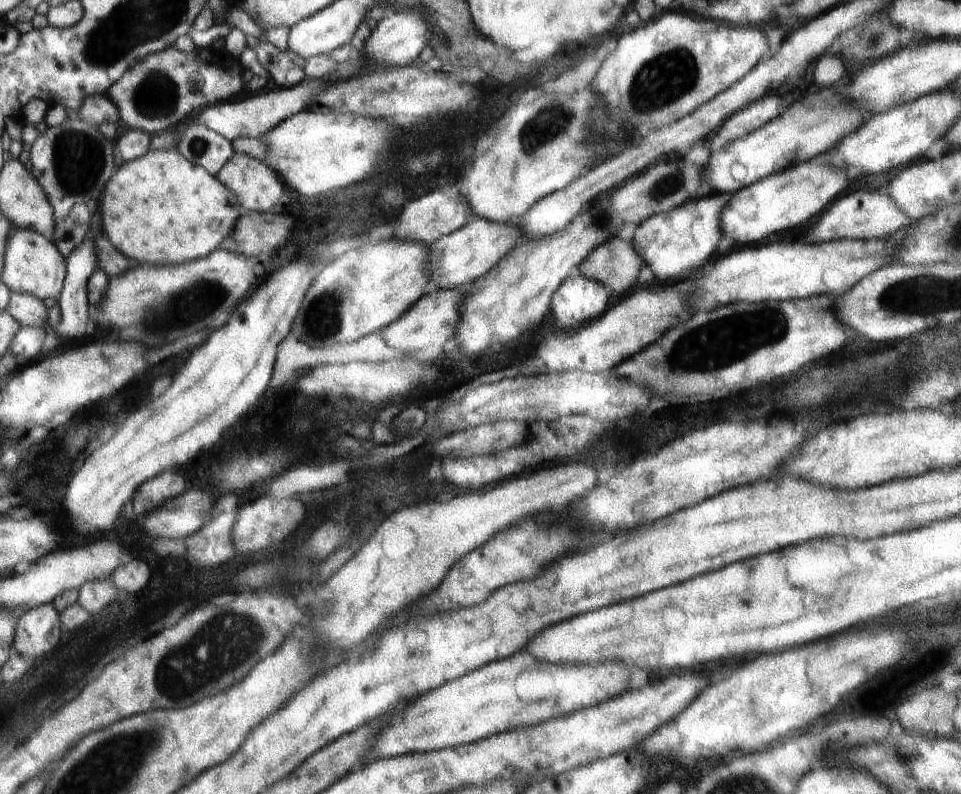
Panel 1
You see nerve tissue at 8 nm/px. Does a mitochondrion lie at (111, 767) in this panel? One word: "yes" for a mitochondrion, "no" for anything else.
yes

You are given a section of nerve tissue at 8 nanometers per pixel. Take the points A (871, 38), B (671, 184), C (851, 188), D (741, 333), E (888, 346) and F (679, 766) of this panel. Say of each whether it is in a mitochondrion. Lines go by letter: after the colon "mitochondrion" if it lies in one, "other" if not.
A: mitochondrion
B: mitochondrion
C: other
D: mitochondrion
E: other
F: other

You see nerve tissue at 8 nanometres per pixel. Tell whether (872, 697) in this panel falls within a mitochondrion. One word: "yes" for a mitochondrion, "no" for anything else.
no

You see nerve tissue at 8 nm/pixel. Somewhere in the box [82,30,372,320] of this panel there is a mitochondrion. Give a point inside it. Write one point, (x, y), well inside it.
(155, 93)

